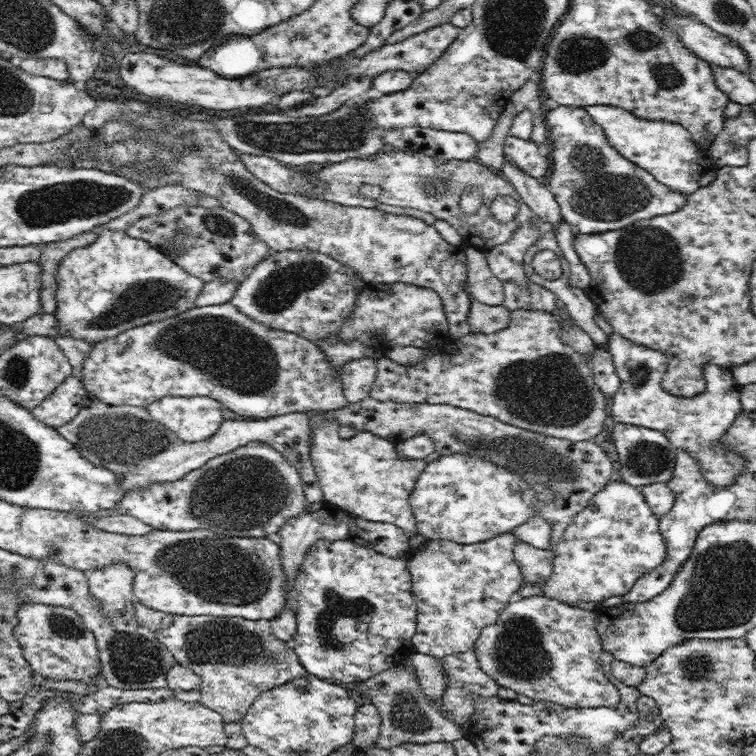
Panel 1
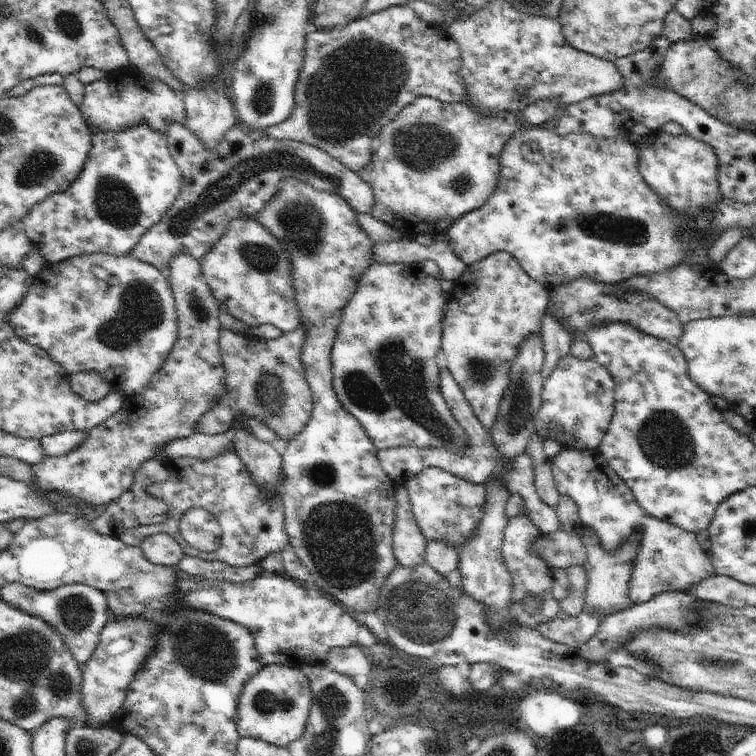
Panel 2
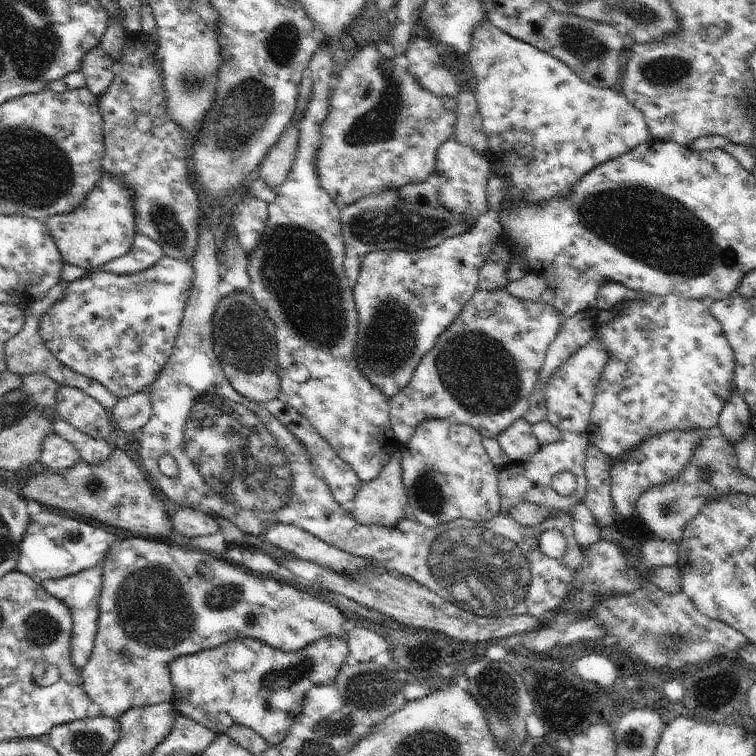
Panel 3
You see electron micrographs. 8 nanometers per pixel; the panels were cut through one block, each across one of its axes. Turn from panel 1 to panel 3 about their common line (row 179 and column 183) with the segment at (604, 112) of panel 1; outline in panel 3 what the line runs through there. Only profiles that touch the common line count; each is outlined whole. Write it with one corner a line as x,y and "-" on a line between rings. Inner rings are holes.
324,638
316,640
316,644
308,644
308,648
296,652
282,652
259,640
242,640
230,644
222,644
212,650
204,650
192,656
176,658
168,670
172,676
174,698
172,704
179,714
190,716
216,734
225,734
232,724
246,726
257,732
272,746
279,745
292,726
296,716
302,712
303,700
314,687
328,686
336,680
342,664
345,663
349,648
347,640
342,638

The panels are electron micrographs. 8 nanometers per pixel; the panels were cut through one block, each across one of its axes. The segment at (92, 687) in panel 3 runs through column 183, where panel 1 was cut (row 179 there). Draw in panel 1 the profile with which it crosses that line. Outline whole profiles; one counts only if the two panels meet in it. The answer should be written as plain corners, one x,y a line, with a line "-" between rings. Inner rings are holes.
560,105
554,110
546,109
545,125
547,140
552,146
549,155
552,175
548,187
560,205
563,220
570,225
575,235
618,230
637,221
645,222
648,218
672,214
686,204
688,195
658,182
647,170
624,158
610,146
604,129
593,121
584,107

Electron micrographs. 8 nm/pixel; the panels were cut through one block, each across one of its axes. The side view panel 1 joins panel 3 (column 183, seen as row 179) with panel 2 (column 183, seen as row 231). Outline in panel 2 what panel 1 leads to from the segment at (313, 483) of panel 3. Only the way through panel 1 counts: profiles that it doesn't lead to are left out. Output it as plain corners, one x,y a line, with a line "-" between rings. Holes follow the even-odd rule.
224,452
207,461
192,457
165,460
168,478
164,482
154,483
148,487
148,494
160,497
168,510
168,518
154,525
138,526
121,532
120,540
127,545
139,547
149,536
164,533
176,541
186,556
205,561
220,561
232,568
244,568
258,565
271,552
279,552
289,547
289,536
286,529
286,509
282,497
266,498
262,490
254,484
252,476
243,466
237,452
-
192,508
208,510
219,522
222,535
221,546
216,551
205,553
192,548
178,528
180,518

